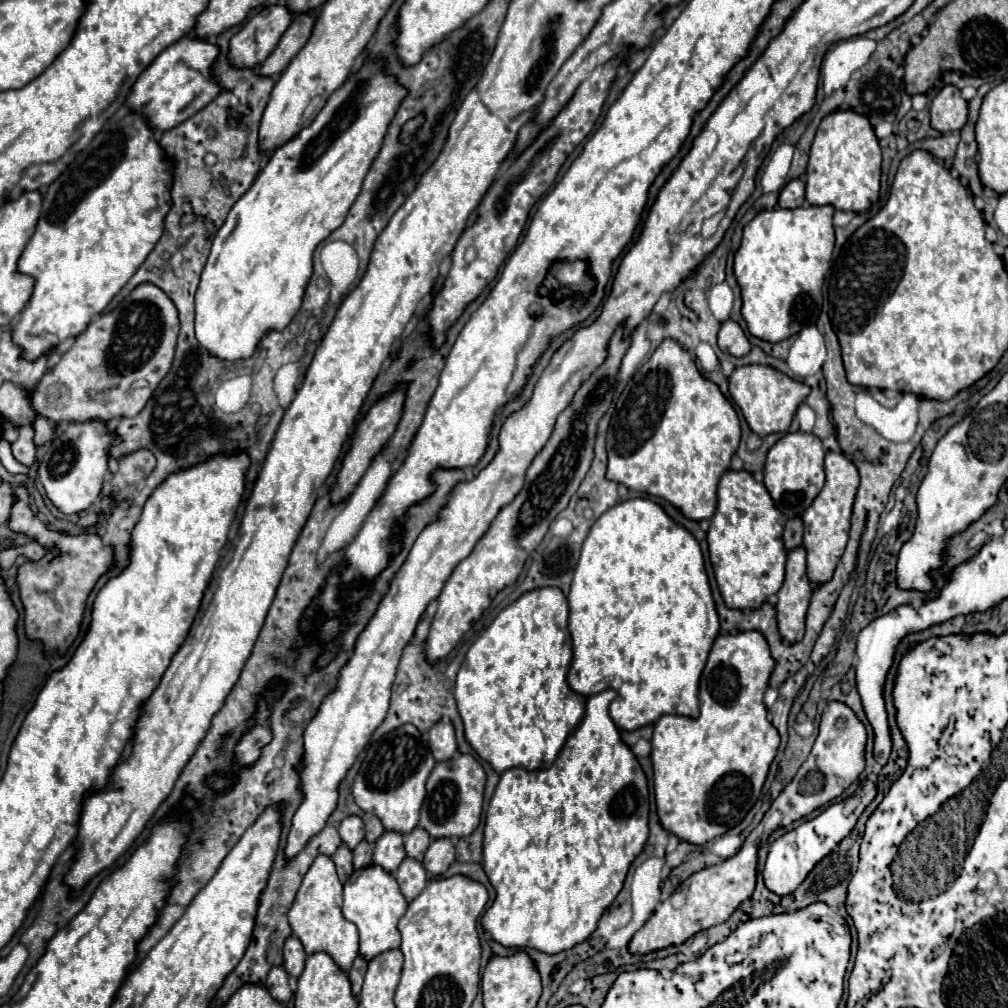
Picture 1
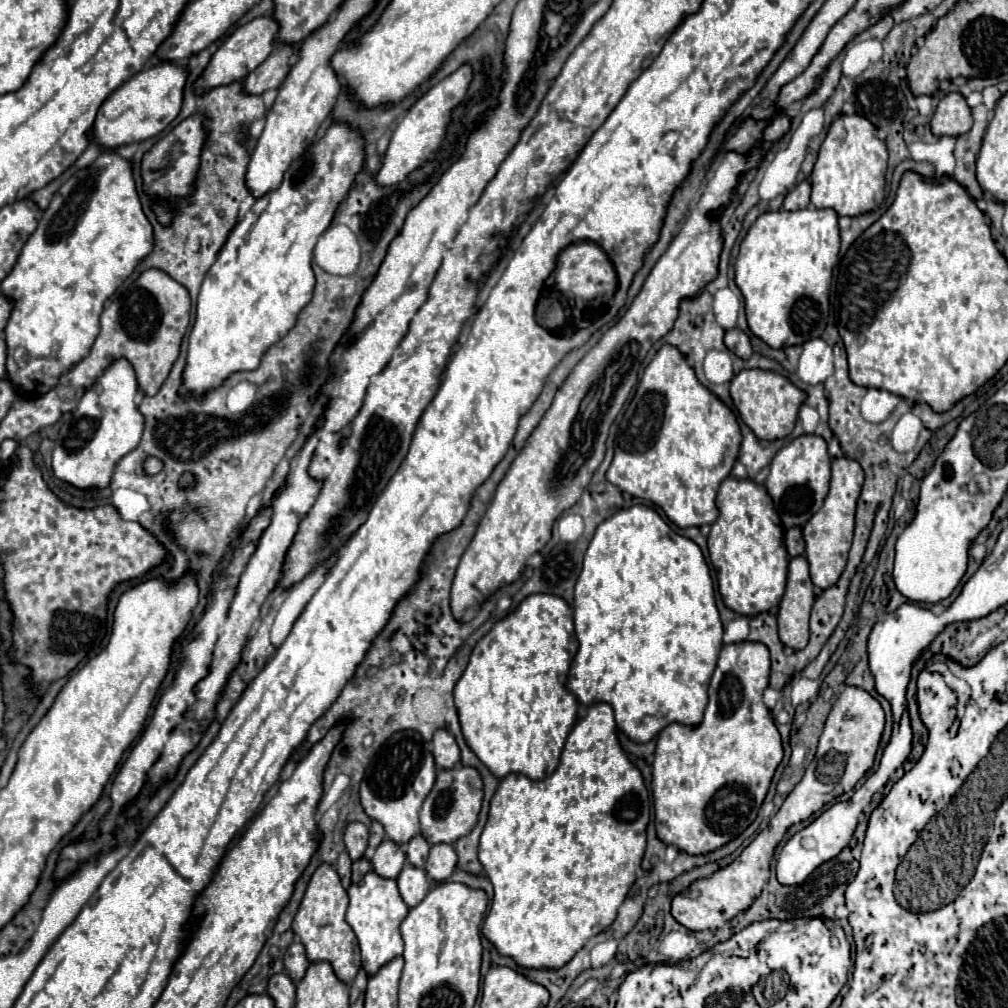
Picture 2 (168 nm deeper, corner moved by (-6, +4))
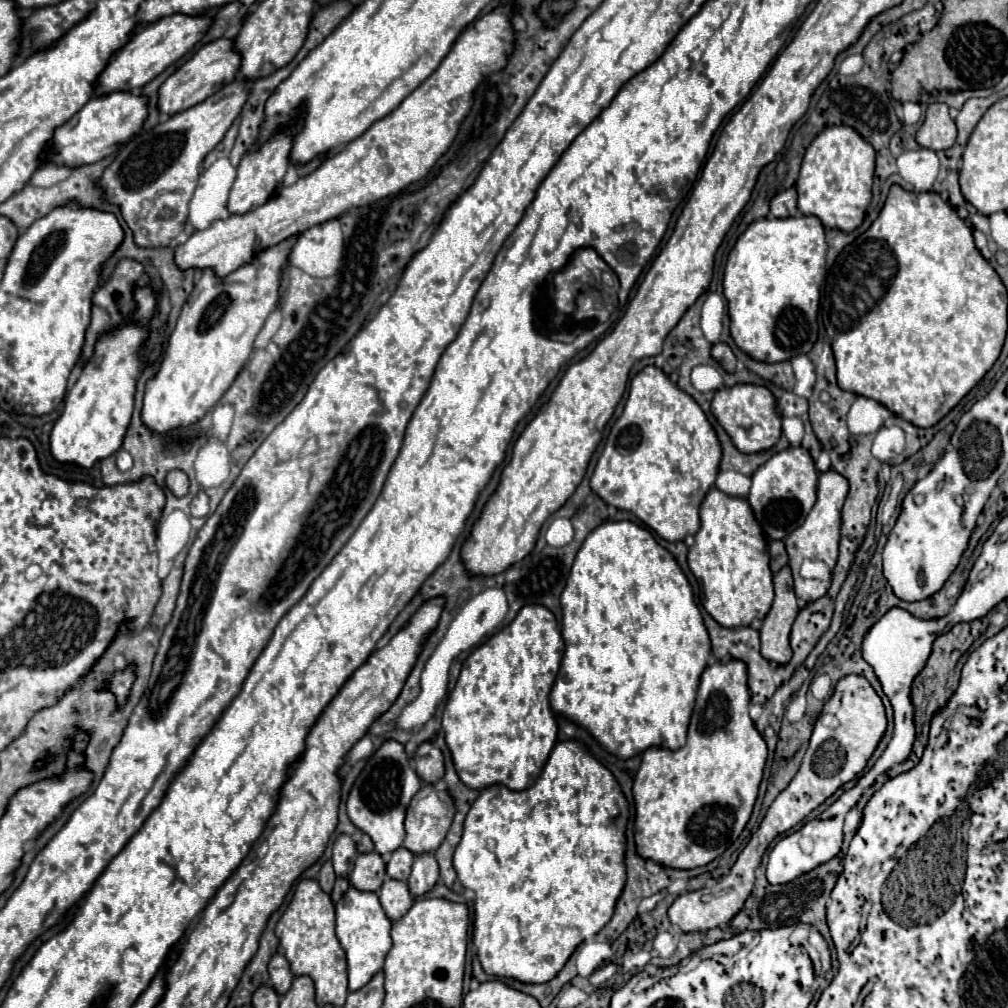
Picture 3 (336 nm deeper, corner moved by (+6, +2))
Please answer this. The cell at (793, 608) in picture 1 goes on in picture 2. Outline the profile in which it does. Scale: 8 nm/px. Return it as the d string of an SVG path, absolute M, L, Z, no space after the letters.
M796 556L788 566L788 584L778 610L780 642L790 650L802 650L808 644L808 618L814 604L812 580L804 556Z

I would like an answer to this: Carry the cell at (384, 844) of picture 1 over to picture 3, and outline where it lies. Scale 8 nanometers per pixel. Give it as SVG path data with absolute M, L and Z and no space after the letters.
M378 852L360 854L356 858L354 870L350 874L350 882L354 888L378 892L384 878L386 878L386 862L382 860L382 856Z

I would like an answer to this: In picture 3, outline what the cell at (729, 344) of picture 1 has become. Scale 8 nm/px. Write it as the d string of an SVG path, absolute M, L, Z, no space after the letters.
M718 342L712 346L712 358L726 370L726 372L734 372L736 368L736 356L732 352L732 348L724 342Z

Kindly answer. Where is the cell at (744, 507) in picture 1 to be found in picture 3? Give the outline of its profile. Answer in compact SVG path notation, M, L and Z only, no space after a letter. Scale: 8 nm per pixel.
M710 488L700 506L700 530L688 552L688 566L702 580L704 608L726 628L750 626L754 618L764 618L772 606L772 572L768 542L746 498L728 496Z

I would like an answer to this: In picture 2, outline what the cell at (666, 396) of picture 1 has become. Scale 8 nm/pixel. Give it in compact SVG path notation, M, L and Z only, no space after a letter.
M664 344L644 370L636 394L620 422L614 460L606 472L606 480L618 486L622 492L660 506L678 528L700 528L718 518L716 492L720 482L732 472L740 442L742 434L730 408L698 382L694 370L674 346Z

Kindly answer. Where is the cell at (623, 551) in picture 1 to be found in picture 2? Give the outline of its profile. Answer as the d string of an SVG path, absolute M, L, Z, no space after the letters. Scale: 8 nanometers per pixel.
M638 504L626 510L616 512L614 516L610 516L608 520L604 520L596 532L594 538L584 554L584 566L582 572L578 576L576 582L576 590L574 590L574 626L576 626L576 638L578 638L578 654L572 662L572 668L568 672L568 680L566 680L566 688L578 698L580 704L584 706L592 706L598 702L606 702L612 706L614 710L614 718L616 718L616 726L618 730L622 730L630 740L634 742L650 742L654 736L658 736L668 724L684 724L684 726L698 726L702 722L704 716L704 708L708 704L708 682L712 678L712 672L716 668L716 660L718 654L722 650L722 622L720 622L720 614L716 610L716 600L714 600L714 586L712 586L712 578L710 578L710 570L706 566L706 560L700 552L700 548L684 538L678 536L662 518L658 512L654 512L652 508Z

